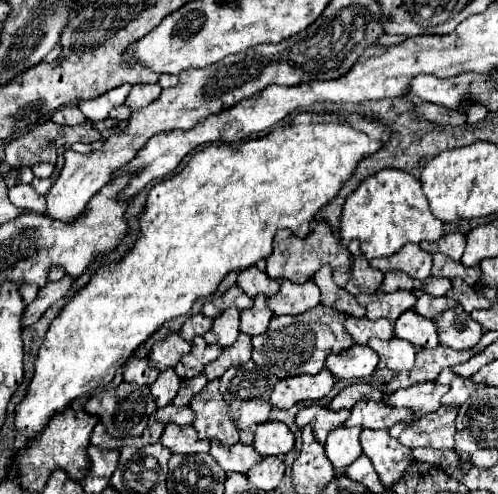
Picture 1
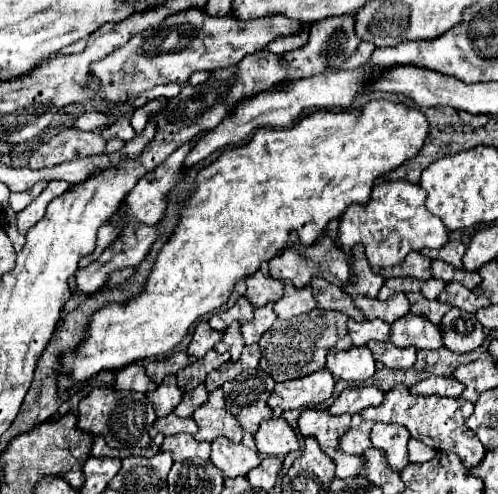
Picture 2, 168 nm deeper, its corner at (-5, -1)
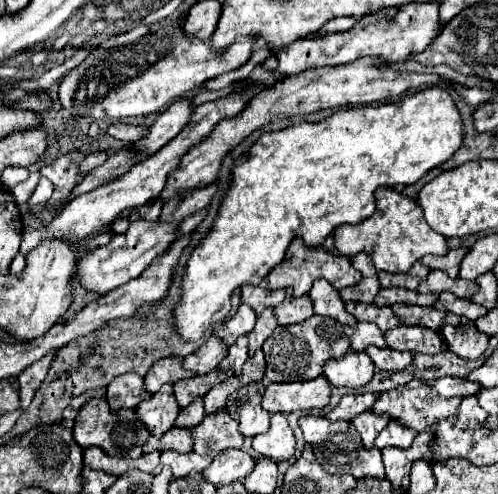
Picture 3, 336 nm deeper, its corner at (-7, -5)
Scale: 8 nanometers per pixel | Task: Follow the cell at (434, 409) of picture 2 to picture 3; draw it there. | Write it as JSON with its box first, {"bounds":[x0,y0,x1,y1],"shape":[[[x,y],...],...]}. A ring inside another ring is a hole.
{"bounds":[372,380,460,432],"shape":[[[410,380],[410,384],[402,384],[394,390],[388,390],[388,392],[382,392],[378,398],[376,398],[376,404],[372,406],[372,410],[376,410],[376,414],[390,414],[392,418],[396,418],[400,424],[408,426],[408,428],[414,428],[418,432],[422,432],[424,428],[432,426],[436,420],[440,418],[448,418],[448,416],[454,416],[458,412],[458,404],[460,404],[460,398],[440,398],[432,386],[428,382],[420,382],[420,380]]]}

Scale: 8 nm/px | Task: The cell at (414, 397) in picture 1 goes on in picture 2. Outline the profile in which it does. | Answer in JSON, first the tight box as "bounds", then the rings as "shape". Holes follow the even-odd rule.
{"bounds":[410,376,464,398],"shape":[[[430,376],[418,384],[414,384],[410,388],[412,394],[420,394],[420,396],[450,396],[450,398],[458,398],[462,394],[464,386],[460,382],[456,382],[452,376],[450,378],[442,378],[442,376]]]}

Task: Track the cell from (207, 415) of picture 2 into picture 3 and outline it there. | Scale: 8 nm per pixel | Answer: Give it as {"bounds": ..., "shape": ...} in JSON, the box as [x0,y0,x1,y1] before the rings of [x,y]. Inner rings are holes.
{"bounds":[192,412,244,456],"shape":[[[228,412],[206,416],[198,426],[192,428],[194,452],[200,456],[216,456],[228,448],[242,448],[244,436],[238,432],[236,422]]]}

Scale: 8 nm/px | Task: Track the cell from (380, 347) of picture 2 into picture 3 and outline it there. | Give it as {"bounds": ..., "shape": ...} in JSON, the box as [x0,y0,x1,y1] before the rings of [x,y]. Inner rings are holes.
{"bounds":[366,346,412,372],"shape":[[[368,346],[366,354],[370,354],[372,362],[380,368],[380,370],[390,370],[390,372],[400,372],[406,366],[410,366],[412,362],[412,354],[410,352],[398,352],[398,350],[390,350],[390,348],[376,348],[376,346]]]}

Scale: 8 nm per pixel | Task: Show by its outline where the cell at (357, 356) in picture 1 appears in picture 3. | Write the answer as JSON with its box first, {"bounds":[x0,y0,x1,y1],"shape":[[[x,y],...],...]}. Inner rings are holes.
{"bounds":[324,352,374,388],"shape":[[[348,352],[338,360],[328,360],[324,364],[324,376],[332,386],[360,388],[368,384],[374,376],[374,364],[366,352]]]}

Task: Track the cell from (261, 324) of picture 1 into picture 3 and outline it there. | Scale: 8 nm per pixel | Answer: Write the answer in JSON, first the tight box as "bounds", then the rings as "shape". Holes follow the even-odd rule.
{"bounds":[248,308,278,354],"shape":[[[266,308],[266,310],[258,316],[258,322],[256,322],[254,330],[248,332],[248,340],[250,340],[250,344],[248,344],[248,354],[254,354],[256,350],[260,350],[262,344],[264,344],[264,340],[272,334],[272,330],[274,330],[276,326],[278,326],[278,324],[276,324],[276,318],[274,318],[274,310],[272,310],[272,308]]]}

